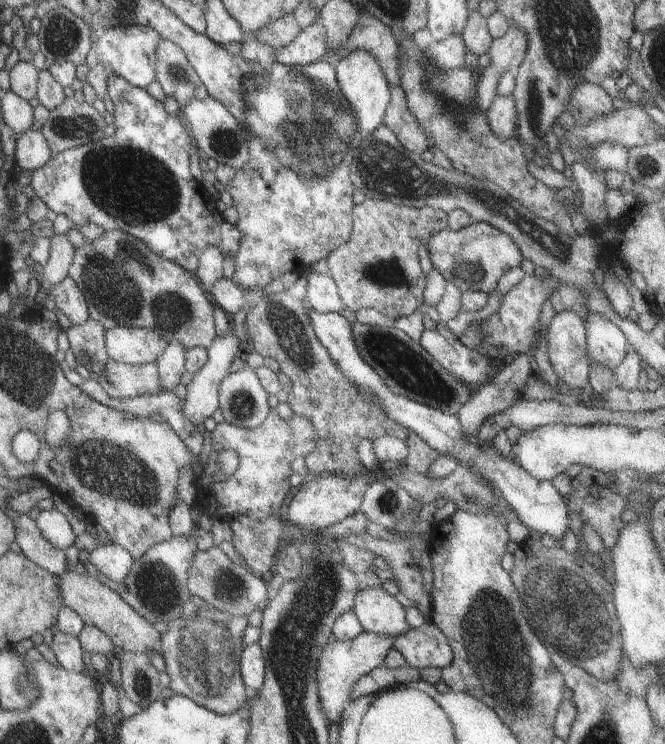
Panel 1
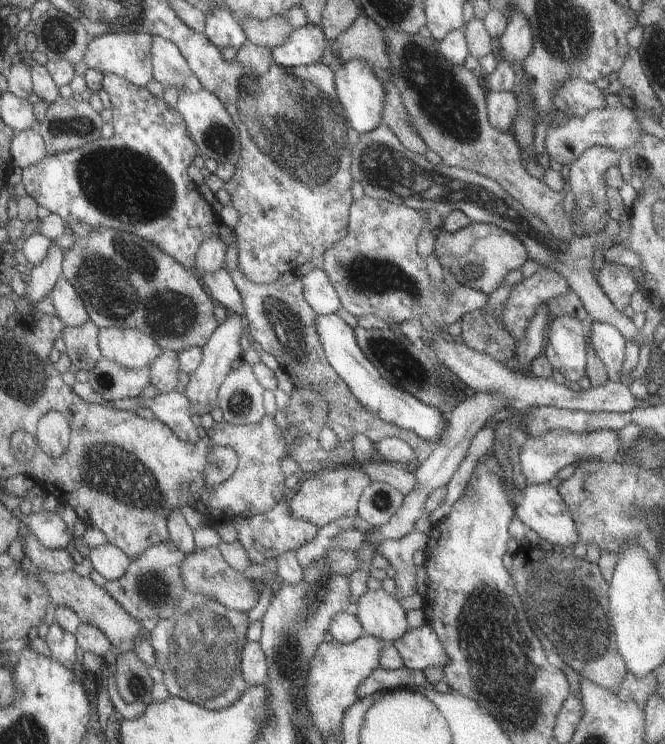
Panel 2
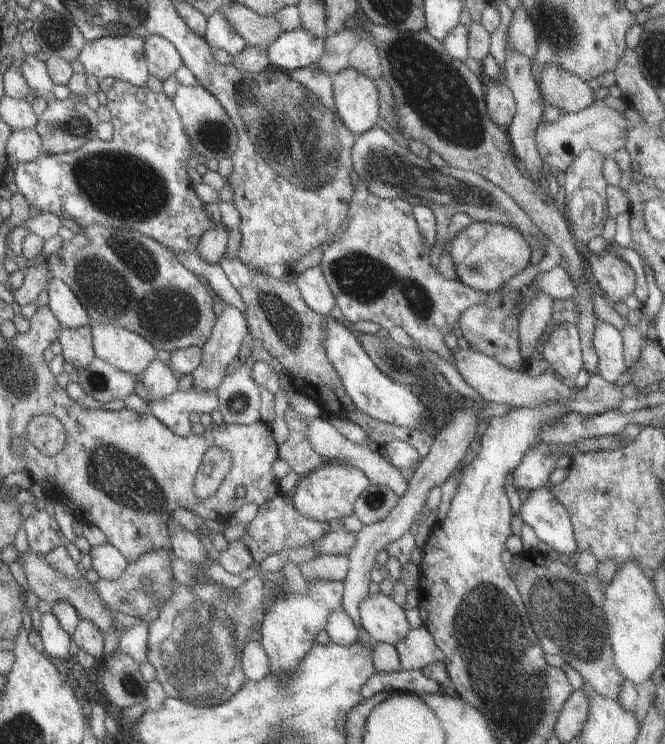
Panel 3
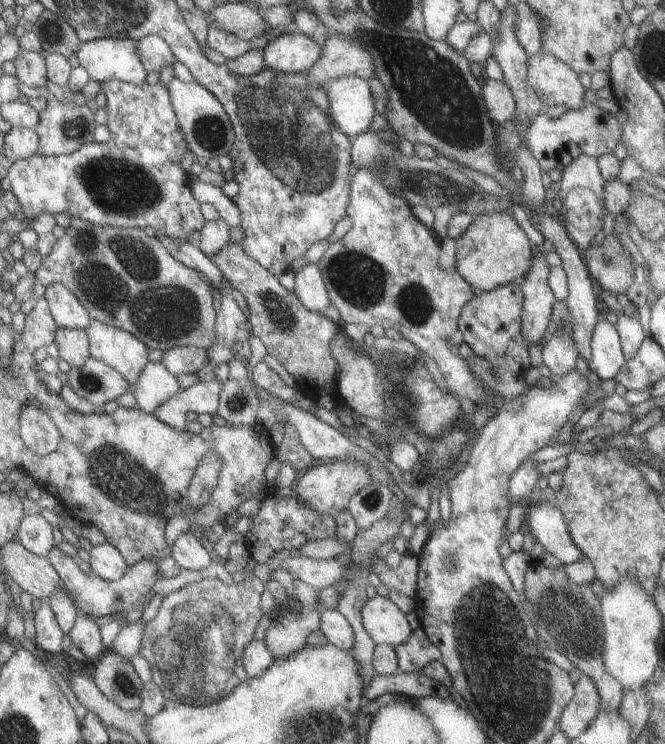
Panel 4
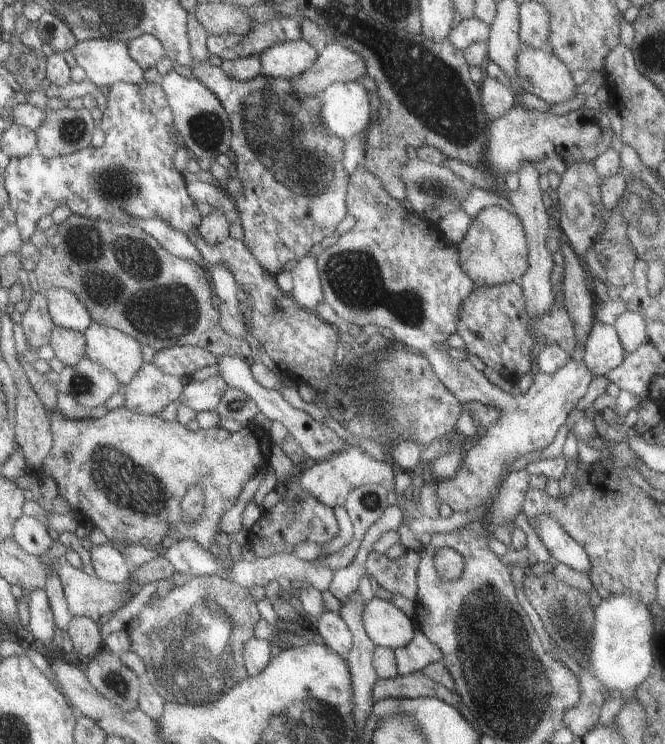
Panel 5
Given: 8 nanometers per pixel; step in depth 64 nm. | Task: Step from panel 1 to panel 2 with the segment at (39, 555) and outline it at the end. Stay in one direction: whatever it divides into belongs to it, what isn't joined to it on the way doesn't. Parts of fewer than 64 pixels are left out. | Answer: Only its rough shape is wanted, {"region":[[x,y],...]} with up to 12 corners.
{"region":[[22,520],[21,540],[34,566],[63,573],[74,570],[67,548],[44,546]]}

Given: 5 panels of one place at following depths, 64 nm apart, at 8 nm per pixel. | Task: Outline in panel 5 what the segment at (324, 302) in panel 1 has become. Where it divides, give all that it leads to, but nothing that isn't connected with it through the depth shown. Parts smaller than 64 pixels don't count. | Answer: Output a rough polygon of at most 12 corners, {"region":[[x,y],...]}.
{"region":[[308,253],[290,270],[289,295],[314,311],[324,302],[316,260]]}

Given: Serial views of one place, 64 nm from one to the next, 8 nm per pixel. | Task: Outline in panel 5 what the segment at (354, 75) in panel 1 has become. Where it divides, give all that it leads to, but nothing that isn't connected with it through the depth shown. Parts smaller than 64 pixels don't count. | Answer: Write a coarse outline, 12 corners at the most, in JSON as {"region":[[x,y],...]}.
{"region":[[334,82],[318,95],[324,128],[344,141],[374,118],[366,86]]}

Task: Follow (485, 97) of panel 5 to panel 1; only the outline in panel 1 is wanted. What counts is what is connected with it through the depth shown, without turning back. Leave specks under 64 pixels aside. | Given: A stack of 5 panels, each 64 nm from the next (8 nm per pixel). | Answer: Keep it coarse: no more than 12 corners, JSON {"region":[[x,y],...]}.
{"region":[[512,95],[496,96],[486,111],[494,136],[514,138],[517,108]]}

